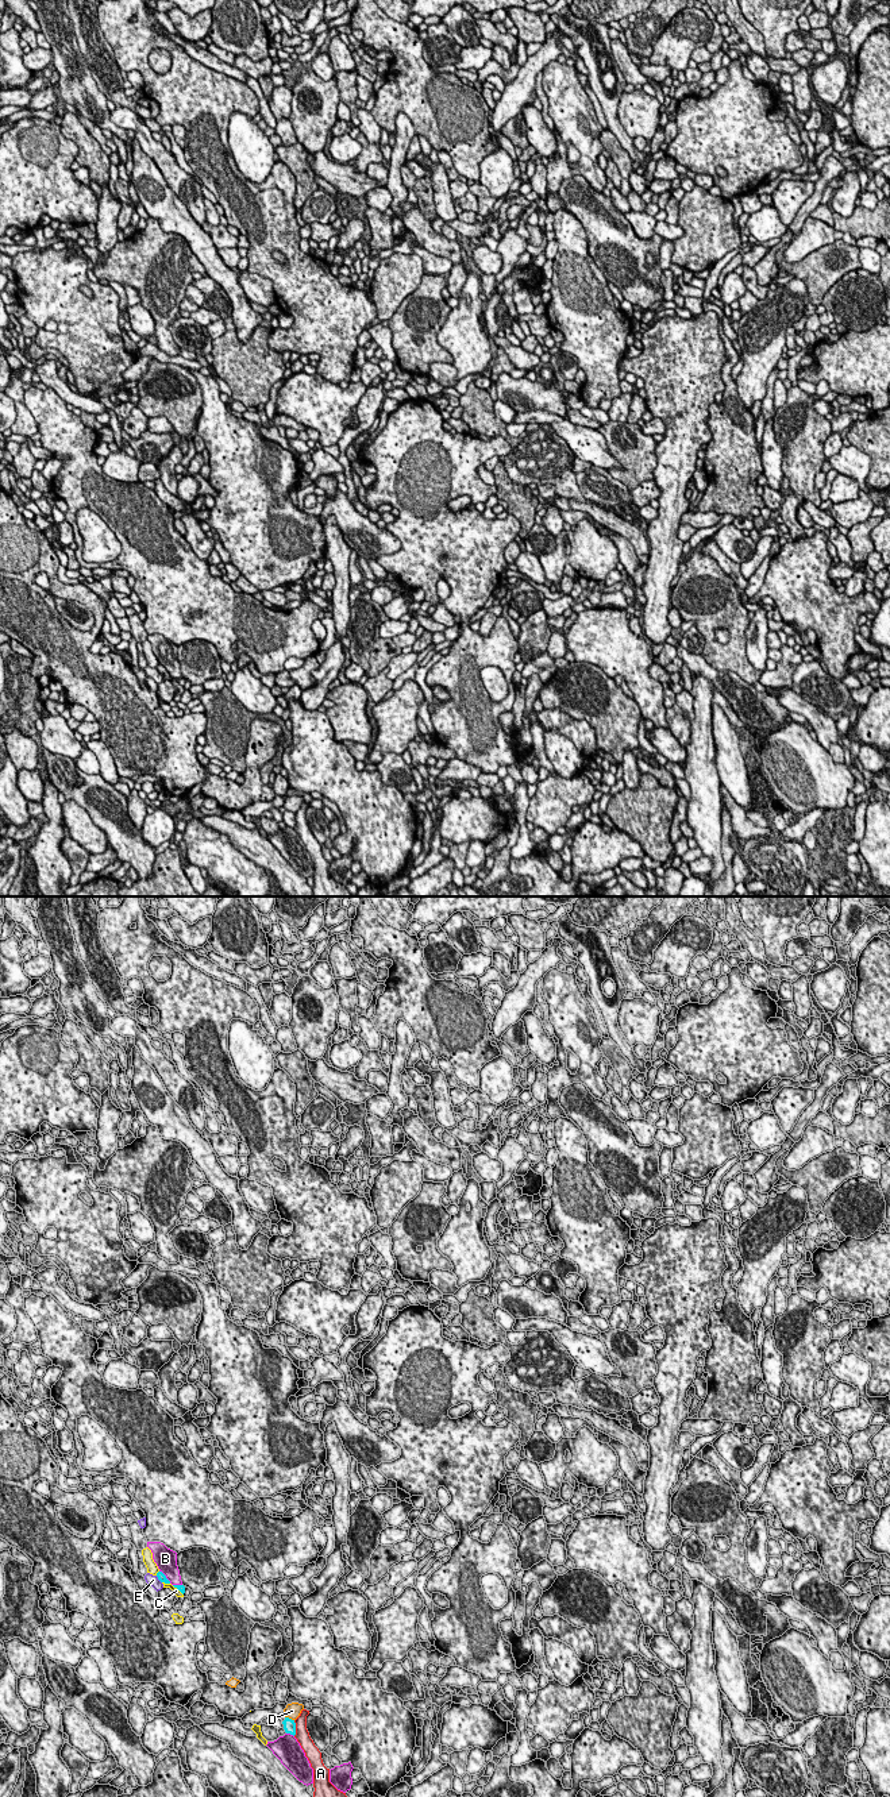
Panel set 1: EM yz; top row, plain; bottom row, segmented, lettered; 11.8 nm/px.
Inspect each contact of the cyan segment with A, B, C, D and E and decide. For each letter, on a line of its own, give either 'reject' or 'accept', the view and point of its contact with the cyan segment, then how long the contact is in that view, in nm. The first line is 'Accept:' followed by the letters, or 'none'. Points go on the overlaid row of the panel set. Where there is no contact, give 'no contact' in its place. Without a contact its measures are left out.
Accept: none
A: reject; contact yz (295, 1728); length 190 nm
B: reject; contact yz (291, 1734); length 110 nm
C: reject; contact yz (177, 1588); length 190 nm
D: reject; contact yz (288, 1718); length 120 nm
E: reject; contact yz (158, 1578); length 120 nm

